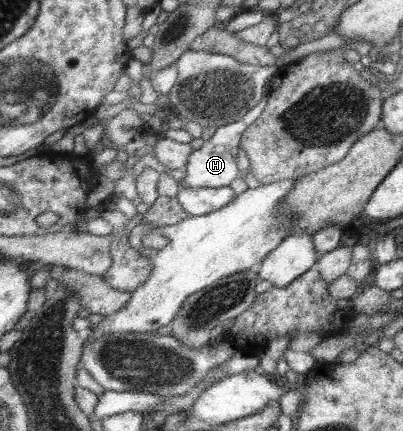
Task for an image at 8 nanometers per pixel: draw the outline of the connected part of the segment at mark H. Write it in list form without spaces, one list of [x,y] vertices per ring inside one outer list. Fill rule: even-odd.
[[[267,94],[263,95],[262,99],[241,119],[230,124],[219,126],[214,131],[213,135],[203,141],[202,145],[192,151],[187,159],[187,164],[184,166],[185,177],[182,179],[182,185],[187,187],[223,187],[228,186],[231,181],[241,176],[236,165],[236,154],[238,143],[245,128],[255,121],[255,118],[260,116],[260,113],[265,108],[267,102]]]

